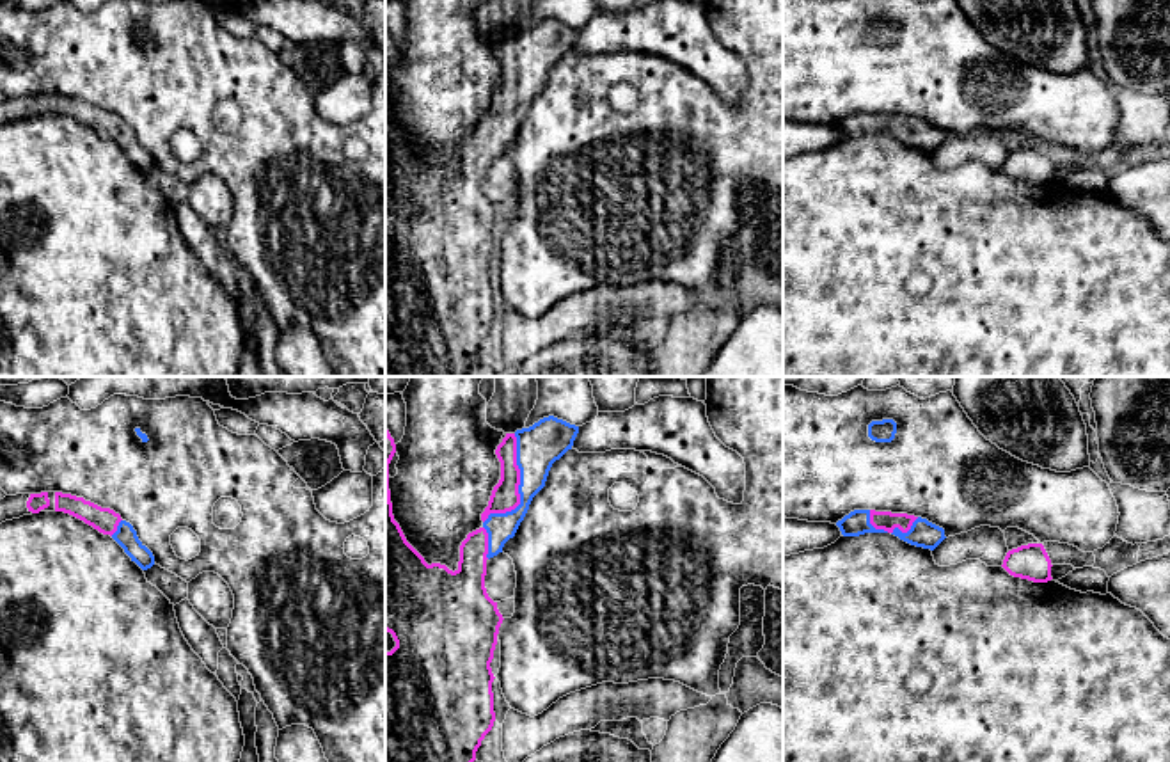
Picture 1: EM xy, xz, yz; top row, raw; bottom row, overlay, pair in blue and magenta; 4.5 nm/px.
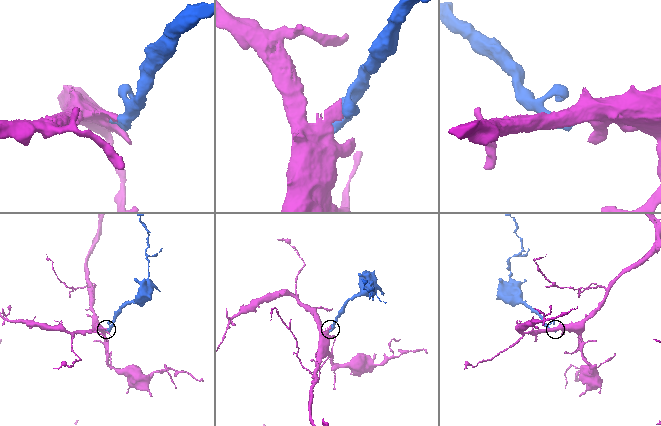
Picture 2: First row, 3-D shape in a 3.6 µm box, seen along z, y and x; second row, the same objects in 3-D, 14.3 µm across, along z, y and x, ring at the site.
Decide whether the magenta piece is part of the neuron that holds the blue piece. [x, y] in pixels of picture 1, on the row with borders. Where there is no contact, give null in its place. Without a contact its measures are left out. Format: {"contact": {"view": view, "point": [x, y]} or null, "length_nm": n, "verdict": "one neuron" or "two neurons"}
{"contact": {"view": "xz", "point": [519, 487]}, "length_nm": 440, "verdict": "one neuron"}

